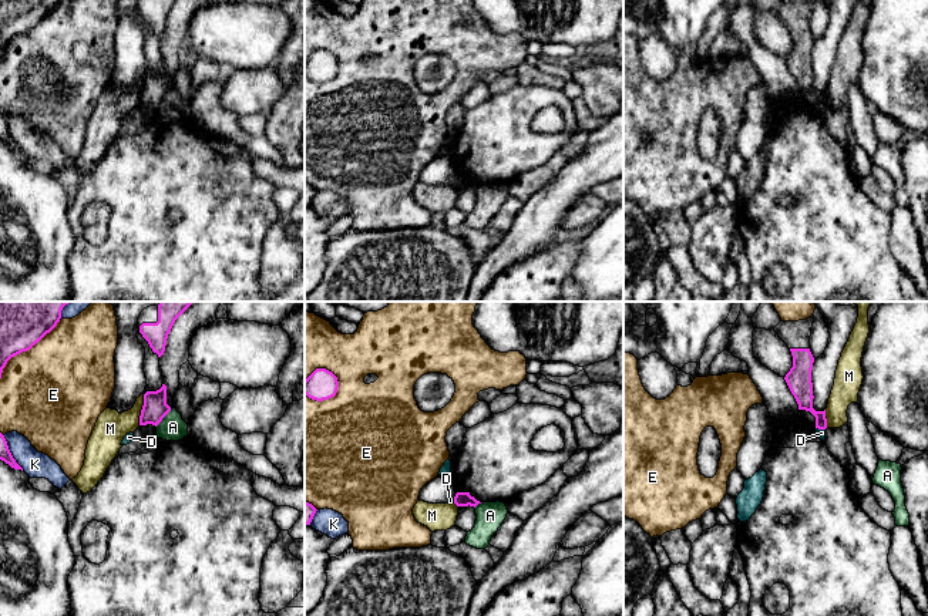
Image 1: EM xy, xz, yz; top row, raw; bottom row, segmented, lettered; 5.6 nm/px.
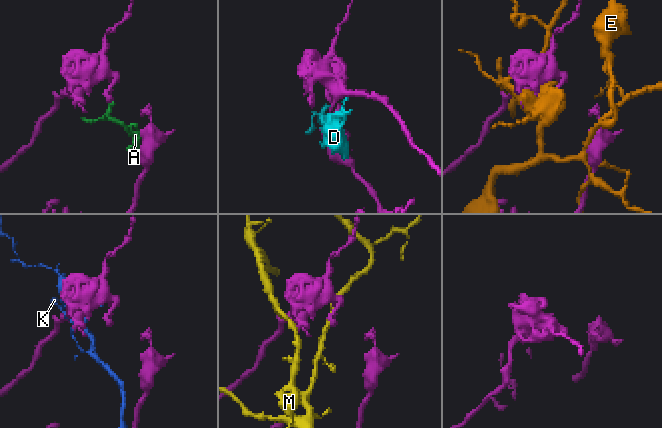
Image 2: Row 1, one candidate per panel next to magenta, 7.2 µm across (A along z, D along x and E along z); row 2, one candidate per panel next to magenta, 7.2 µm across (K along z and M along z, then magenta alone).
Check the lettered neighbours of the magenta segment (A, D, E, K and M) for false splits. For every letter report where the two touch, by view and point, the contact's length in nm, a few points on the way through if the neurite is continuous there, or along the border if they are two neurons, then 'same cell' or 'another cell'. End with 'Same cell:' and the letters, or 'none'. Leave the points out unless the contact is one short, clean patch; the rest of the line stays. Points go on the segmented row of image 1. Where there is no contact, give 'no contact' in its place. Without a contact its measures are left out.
A: xy (164, 416) | 140 nm | along xy (171, 409), (155, 426) | another cell
D: yz (820, 428) | 60 nm | along yz (816, 427), (824, 430) | another cell
E: xy (24, 350) | 480 nm | another cell
K: xy (10, 453) | 240 nm | another cell
M: xy (141, 410) | 180 nm | another cell
Same cell: none

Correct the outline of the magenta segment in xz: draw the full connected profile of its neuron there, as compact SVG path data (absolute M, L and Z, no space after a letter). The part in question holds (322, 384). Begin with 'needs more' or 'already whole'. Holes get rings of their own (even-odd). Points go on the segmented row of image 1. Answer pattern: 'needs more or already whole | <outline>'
already whole | M316 368L305 380L305 394L316 401L323 401L334 397L337 388L339 388L337 377L326 368Z

